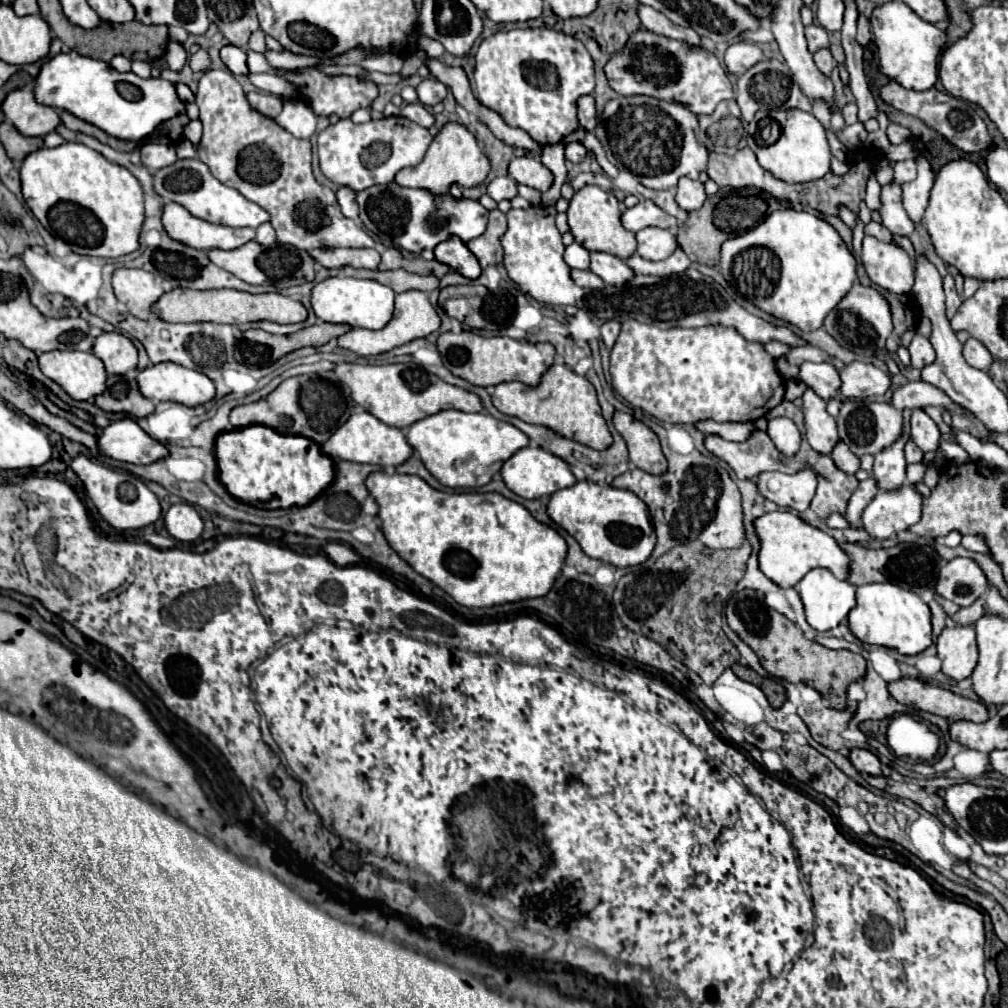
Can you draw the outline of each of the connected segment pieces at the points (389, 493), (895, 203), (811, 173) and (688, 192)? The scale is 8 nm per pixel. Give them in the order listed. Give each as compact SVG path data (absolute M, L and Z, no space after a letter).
M373 472L365 484L379 504L379 518L383 522L381 528L391 548L395 548L395 552L399 552L399 556L403 556L403 560L415 568L415 572L437 584L461 606L489 608L505 602L547 596L565 564L565 538L551 526L535 520L523 504L511 502L497 492L449 494L431 488L419 476L385 472Z
M895 180L885 184L881 188L881 208L879 208L879 214L881 214L883 226L889 232L911 236L915 224L907 216L907 212L903 208L903 202L901 202L901 196L903 196L901 184L897 184Z
M777 110L771 114L779 126L781 126L781 136L775 144L771 146L758 146L754 139L757 131L757 121L750 122L748 127L747 145L757 156L759 164L769 170L775 178L785 180L789 184L801 184L801 182L813 182L823 178L829 170L831 170L831 150L827 144L827 136L825 136L825 128L821 126L821 122L803 110Z
M681 178L679 180L679 186L677 186L677 204L683 208L683 210L697 210L703 206L703 202L707 200L707 194L705 194L705 184L699 182L699 180L691 180L691 178Z

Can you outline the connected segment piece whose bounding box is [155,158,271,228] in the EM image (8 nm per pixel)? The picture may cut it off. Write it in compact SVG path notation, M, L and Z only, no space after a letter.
M197 158L195 160L177 160L175 164L155 172L155 192L159 196L163 196L163 200L167 198L171 202L177 202L177 204L185 206L193 216L213 222L213 224L223 224L223 226L231 226L231 228L241 228L241 226L257 228L259 224L269 222L269 218L271 218L267 210L263 210L259 204L247 200L239 190L221 184L211 174L209 166Z

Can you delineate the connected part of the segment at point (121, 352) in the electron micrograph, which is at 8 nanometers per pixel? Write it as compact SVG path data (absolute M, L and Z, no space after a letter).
M103 332L95 338L93 352L103 360L109 374L127 374L137 368L137 348L119 332Z

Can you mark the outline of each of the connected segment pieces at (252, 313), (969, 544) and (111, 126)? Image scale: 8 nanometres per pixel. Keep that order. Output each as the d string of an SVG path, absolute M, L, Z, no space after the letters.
M173 288L163 294L153 312L157 312L165 322L217 322L217 324L245 324L269 320L277 324L295 324L307 318L307 308L289 296L279 292L269 294L249 294L241 290L193 290L193 288Z
M969 534L969 536L963 536L961 544L967 548L967 550L973 550L973 552L989 552L989 544L987 540L981 536L981 534Z
M57 54L41 66L35 86L37 102L61 108L73 116L95 124L107 134L121 140L143 140L163 122L185 114L185 104L179 100L175 86L163 78L139 78L135 72L117 72L111 64L77 54Z

